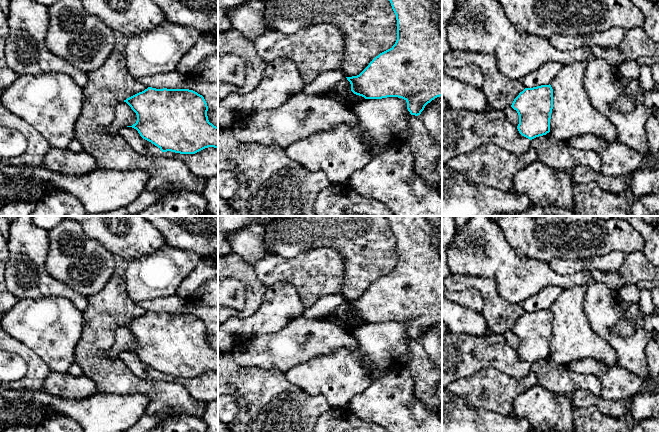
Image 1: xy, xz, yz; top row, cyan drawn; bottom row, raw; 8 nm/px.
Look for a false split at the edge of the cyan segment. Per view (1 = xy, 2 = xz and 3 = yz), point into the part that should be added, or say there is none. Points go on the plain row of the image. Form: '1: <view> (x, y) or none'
1: none
2: none
3: none

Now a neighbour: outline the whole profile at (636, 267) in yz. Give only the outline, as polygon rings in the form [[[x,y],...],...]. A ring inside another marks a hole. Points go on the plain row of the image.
[[[643,252],[627,254],[616,272],[625,285],[636,285],[639,281],[659,281],[659,267],[653,265]]]

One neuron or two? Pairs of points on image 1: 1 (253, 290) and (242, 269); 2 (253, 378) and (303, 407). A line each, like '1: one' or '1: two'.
1: one
2: one

